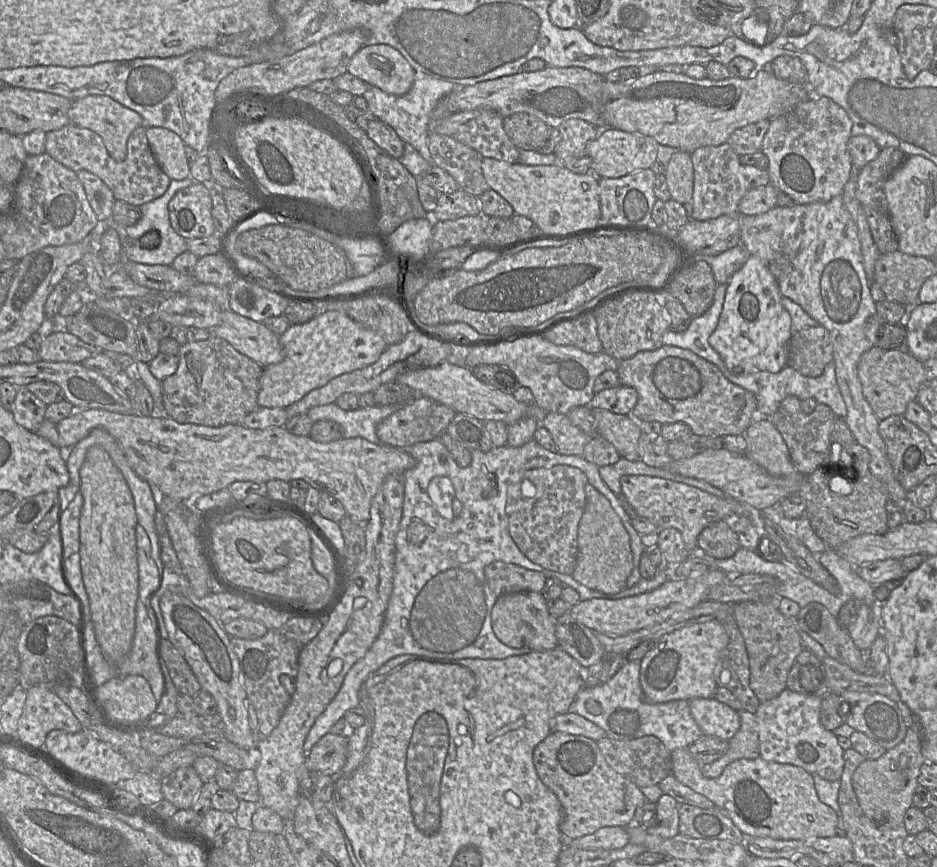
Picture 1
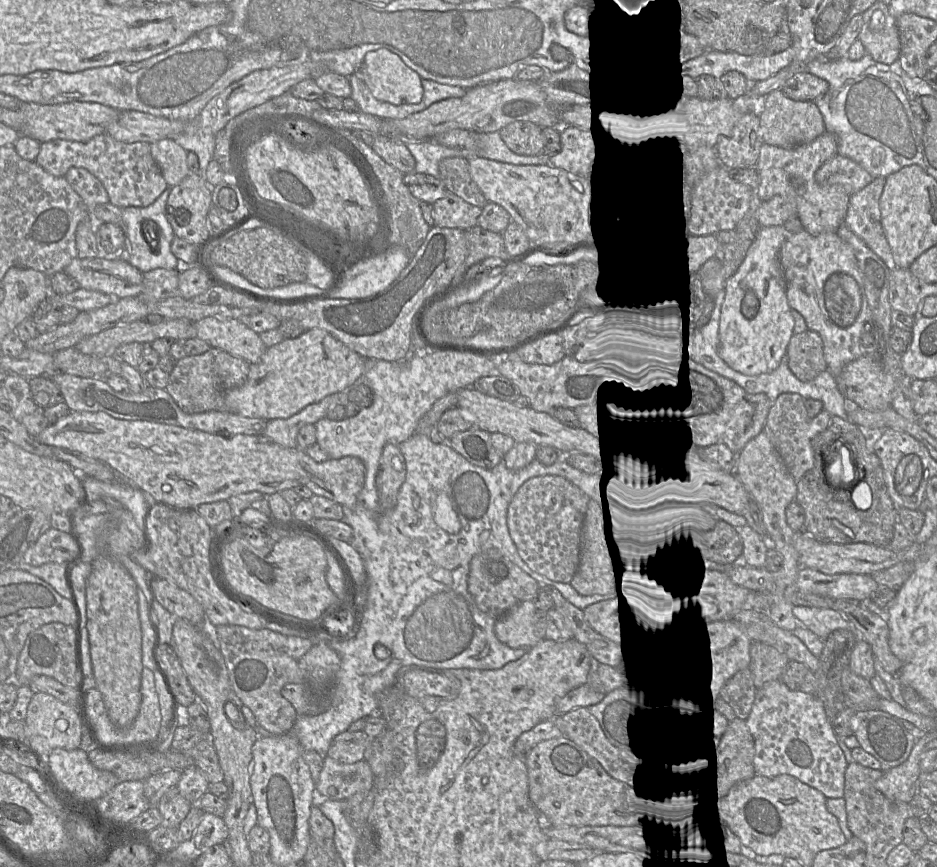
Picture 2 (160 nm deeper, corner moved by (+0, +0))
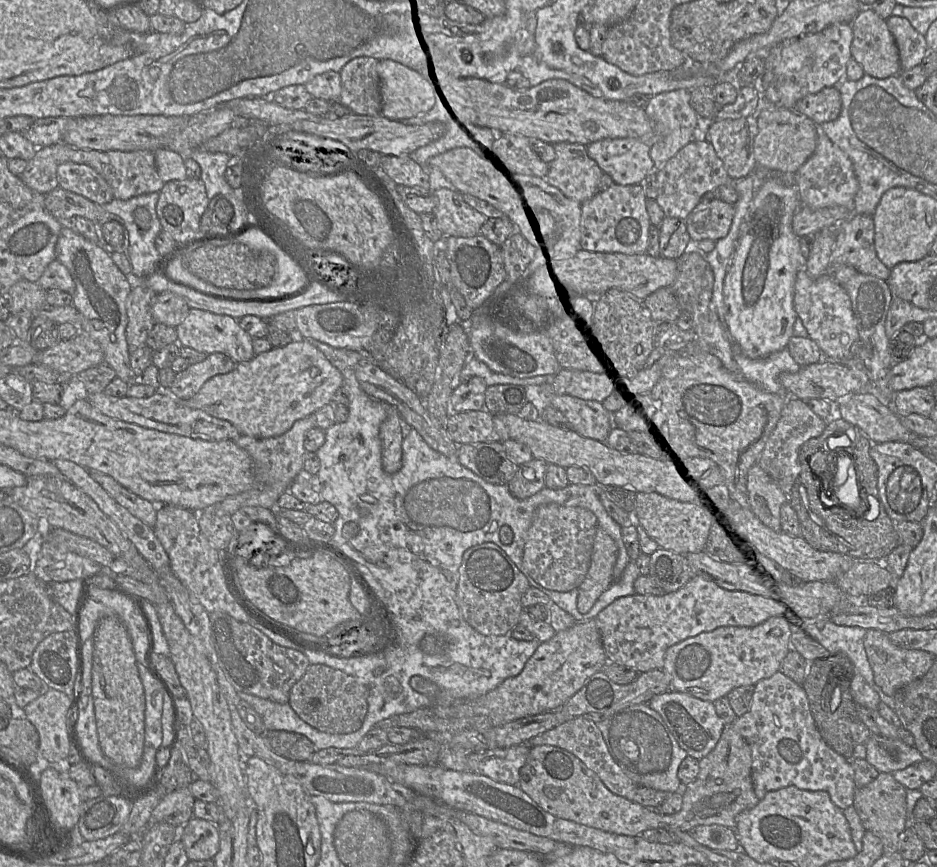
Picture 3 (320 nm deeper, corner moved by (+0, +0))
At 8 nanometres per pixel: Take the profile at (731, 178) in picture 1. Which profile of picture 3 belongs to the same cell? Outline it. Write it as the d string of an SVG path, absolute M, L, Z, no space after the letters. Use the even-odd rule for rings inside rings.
M703 198L685 220L693 244L705 239L723 239L730 231L735 212L733 204L715 198Z

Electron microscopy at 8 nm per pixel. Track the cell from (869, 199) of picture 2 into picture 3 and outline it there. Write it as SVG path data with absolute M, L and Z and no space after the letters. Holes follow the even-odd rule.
M853 214L839 224L831 266L844 264L860 273L887 280L890 269L877 255L874 234L872 215Z

